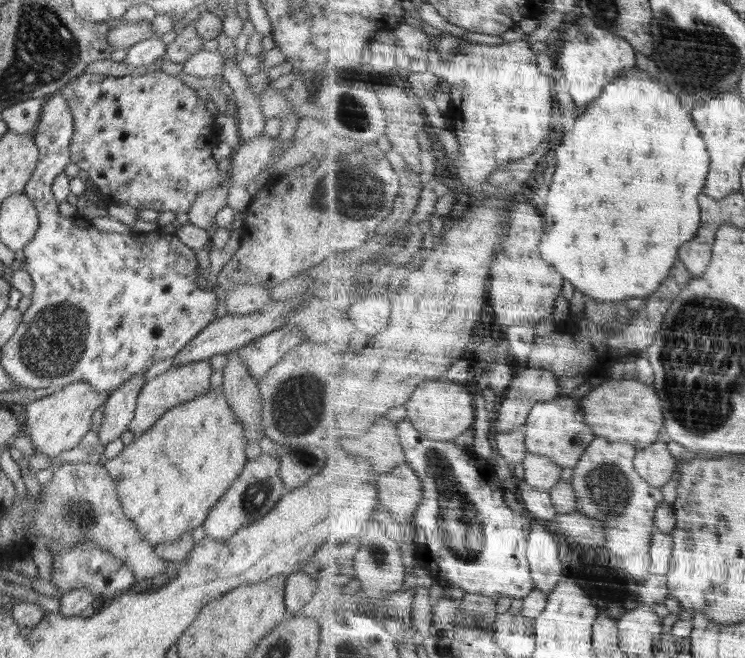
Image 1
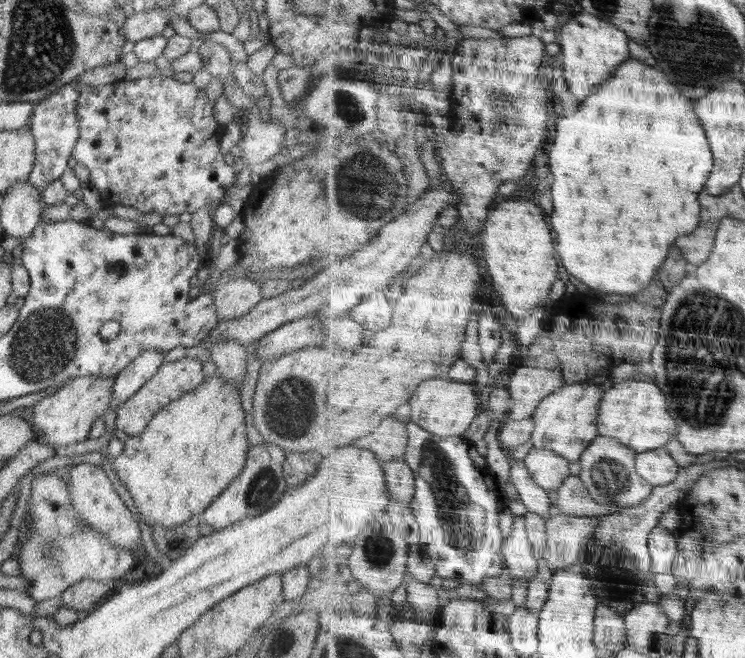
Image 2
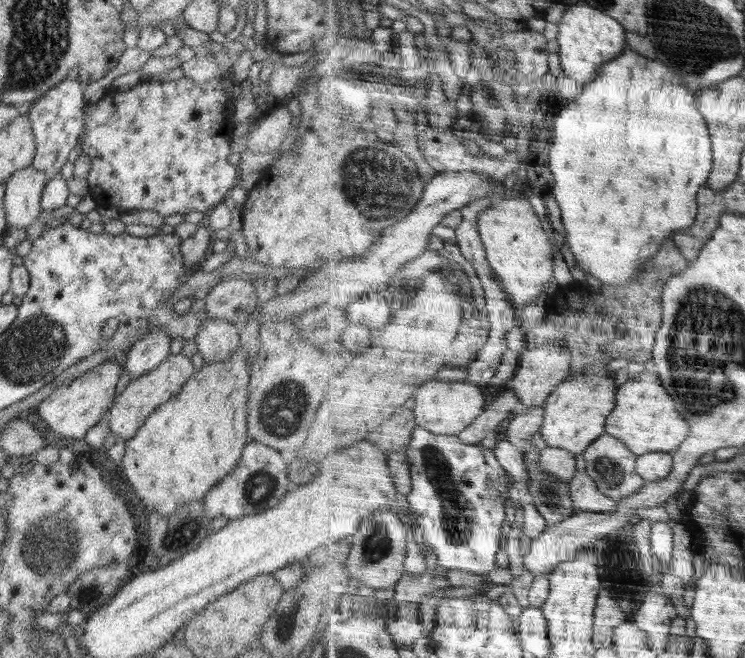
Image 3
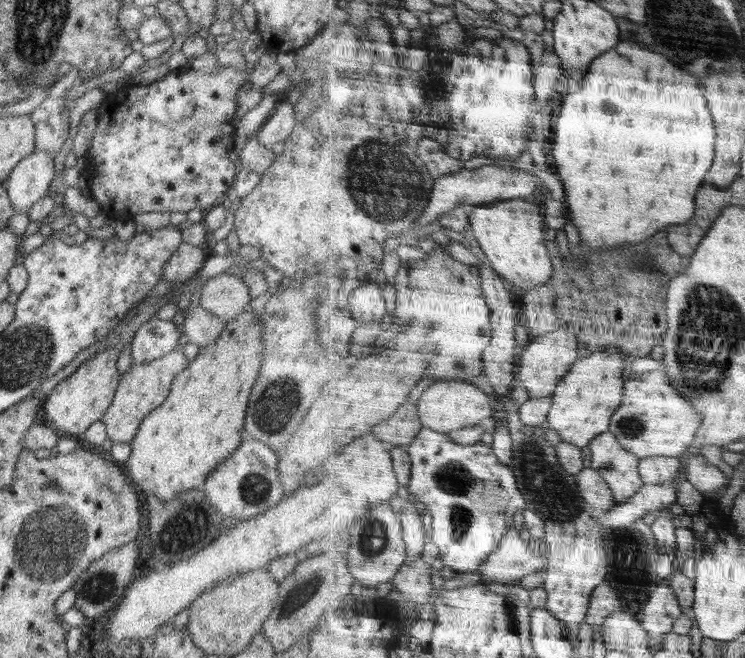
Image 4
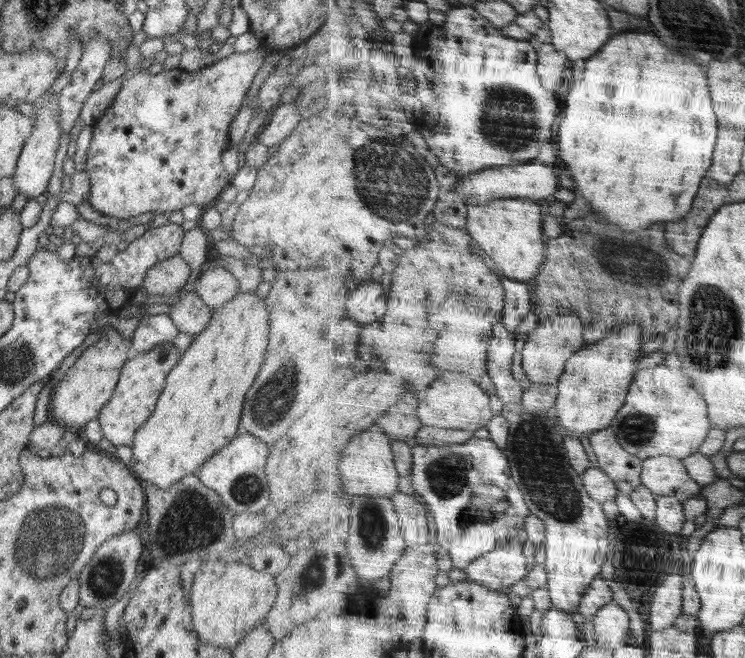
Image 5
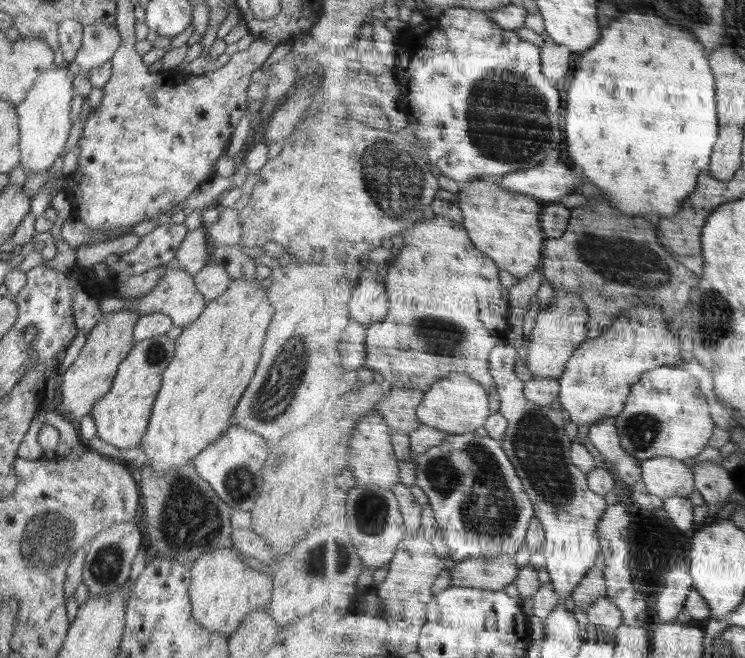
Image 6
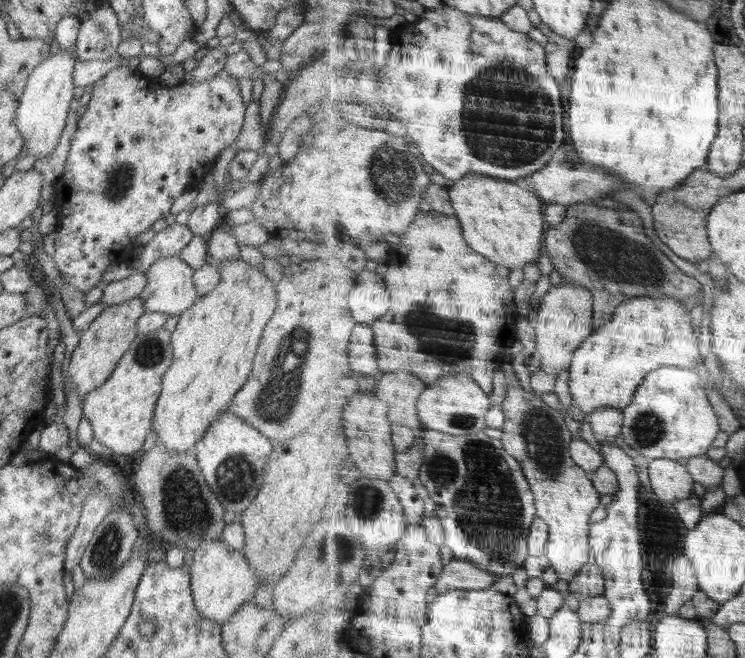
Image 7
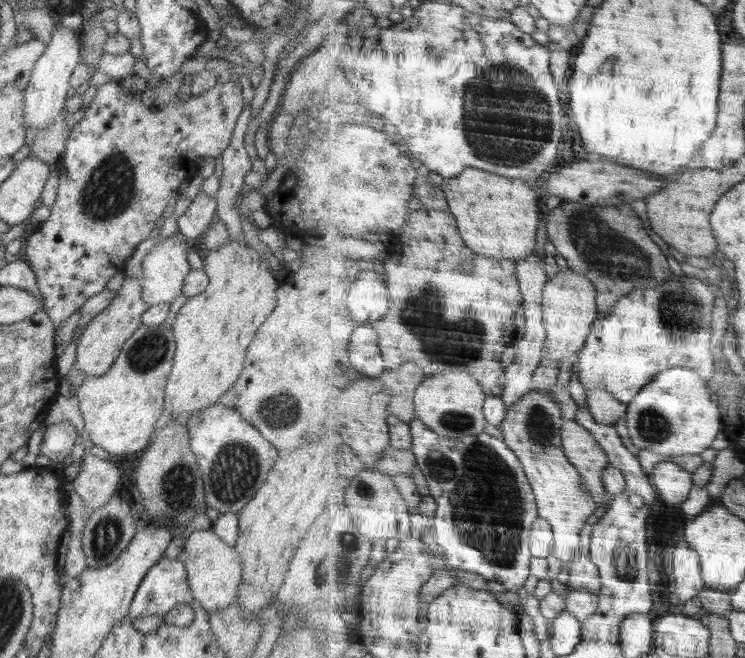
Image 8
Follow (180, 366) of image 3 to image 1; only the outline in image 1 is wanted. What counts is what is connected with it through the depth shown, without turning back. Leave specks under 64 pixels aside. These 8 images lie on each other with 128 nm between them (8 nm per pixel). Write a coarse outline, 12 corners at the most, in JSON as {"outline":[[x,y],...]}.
{"outline":[[209,360],[172,365],[143,385],[127,430],[210,392]]}

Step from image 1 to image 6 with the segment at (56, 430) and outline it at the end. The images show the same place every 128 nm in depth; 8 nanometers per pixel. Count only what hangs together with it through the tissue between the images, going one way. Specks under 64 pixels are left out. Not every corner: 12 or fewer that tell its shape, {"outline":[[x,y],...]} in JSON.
{"outline":[[102,315],[58,384],[80,420],[108,394],[140,316]]}

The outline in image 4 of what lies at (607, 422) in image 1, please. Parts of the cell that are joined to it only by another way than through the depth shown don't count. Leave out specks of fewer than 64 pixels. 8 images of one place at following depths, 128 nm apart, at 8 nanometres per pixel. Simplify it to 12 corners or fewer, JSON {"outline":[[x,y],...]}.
{"outline":[[666,370],[628,382],[611,431],[641,460],[682,459],[705,414]]}

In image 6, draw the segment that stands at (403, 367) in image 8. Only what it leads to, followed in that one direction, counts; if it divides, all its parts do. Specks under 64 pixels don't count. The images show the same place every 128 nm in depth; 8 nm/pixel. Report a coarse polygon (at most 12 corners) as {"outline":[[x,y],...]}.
{"outline":[[396,388],[380,402],[393,431],[422,427],[422,390]]}

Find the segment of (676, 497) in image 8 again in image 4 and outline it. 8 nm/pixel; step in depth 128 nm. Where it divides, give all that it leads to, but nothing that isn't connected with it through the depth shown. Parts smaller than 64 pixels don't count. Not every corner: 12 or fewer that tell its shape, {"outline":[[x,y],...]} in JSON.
{"outline":[[680,458],[640,462],[645,484],[675,484],[678,503],[700,514],[705,495],[683,474]]}

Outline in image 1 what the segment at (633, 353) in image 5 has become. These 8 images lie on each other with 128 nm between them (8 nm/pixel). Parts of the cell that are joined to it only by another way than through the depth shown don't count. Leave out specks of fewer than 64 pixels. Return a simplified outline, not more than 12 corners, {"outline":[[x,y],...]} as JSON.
{"outline":[[582,398],[531,410],[529,454],[578,466],[596,440]]}

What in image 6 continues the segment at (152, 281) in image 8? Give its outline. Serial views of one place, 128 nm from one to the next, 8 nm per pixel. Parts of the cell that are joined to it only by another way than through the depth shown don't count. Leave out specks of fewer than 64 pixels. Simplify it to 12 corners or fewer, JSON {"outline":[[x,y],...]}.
{"outline":[[168,265],[128,308],[192,324],[207,301],[186,269]]}

